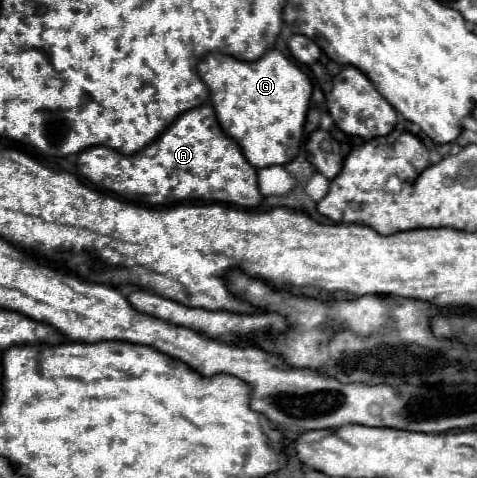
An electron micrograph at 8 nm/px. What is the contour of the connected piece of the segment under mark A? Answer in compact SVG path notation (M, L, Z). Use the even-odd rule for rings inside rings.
M203 104L181 114L153 144L149 144L133 156L123 156L107 146L87 148L79 154L77 168L85 178L89 178L95 184L95 188L111 190L113 194L141 206L165 206L165 202L203 200L235 204L241 208L257 208L263 202L263 196L257 188L257 170L245 160L239 144L221 130L211 104Z

